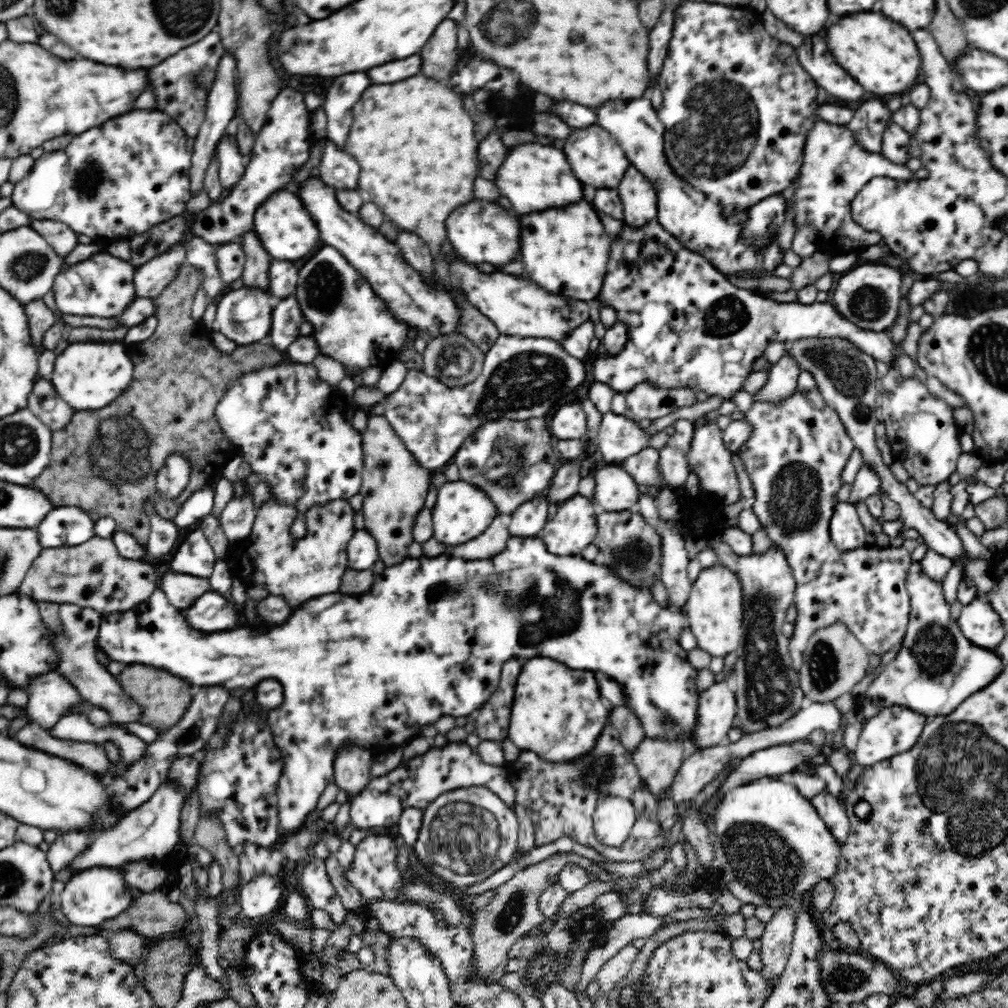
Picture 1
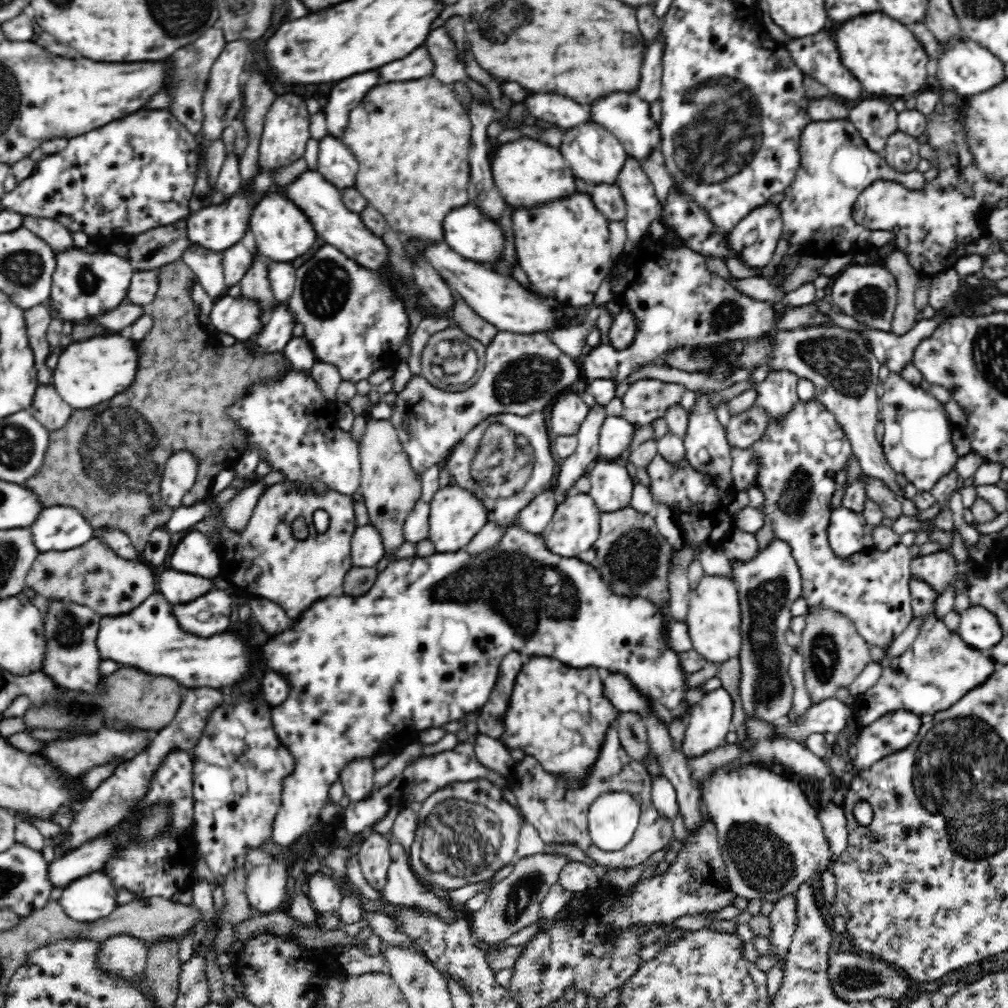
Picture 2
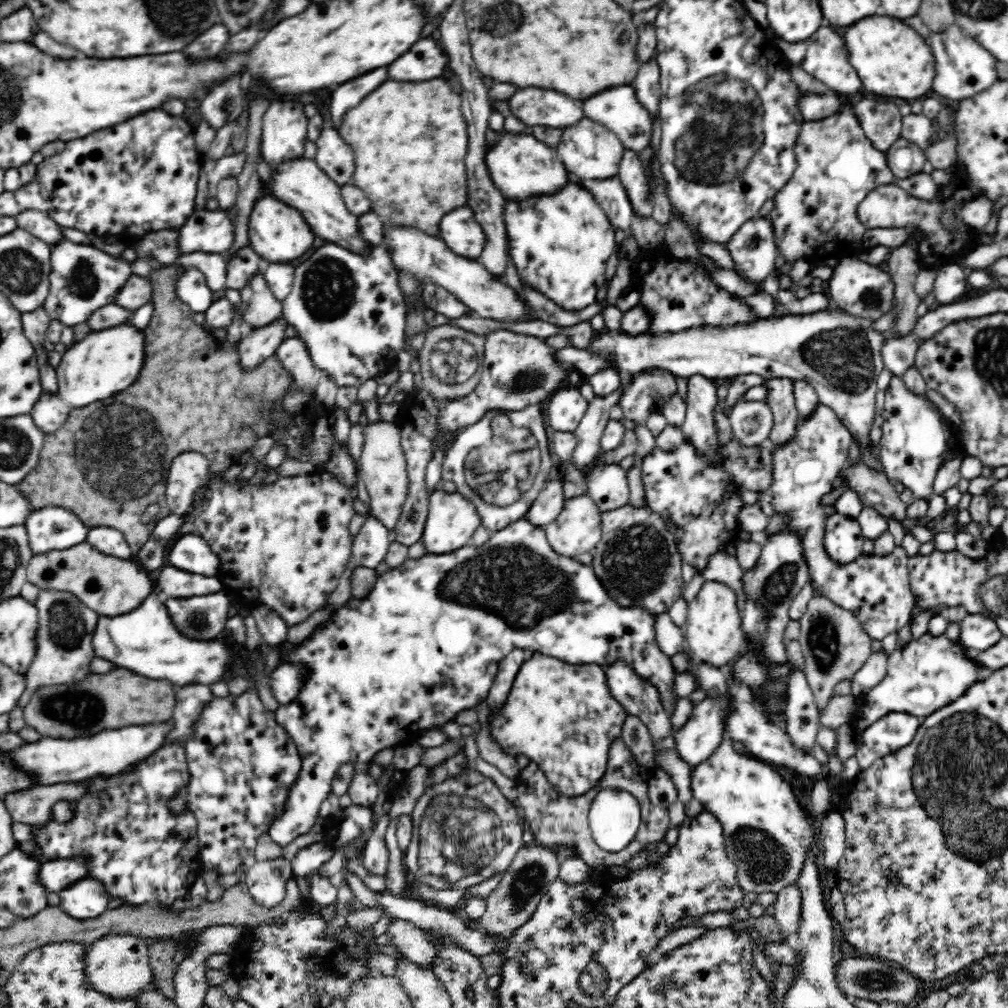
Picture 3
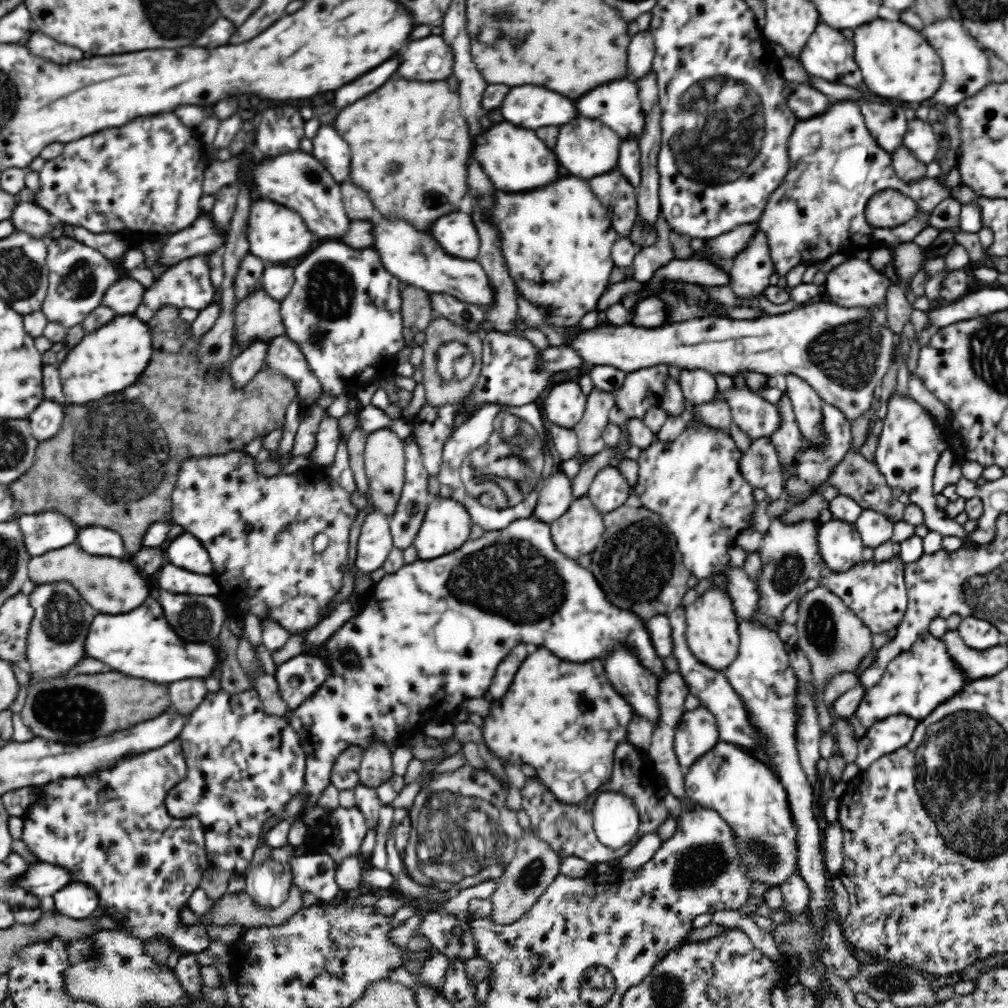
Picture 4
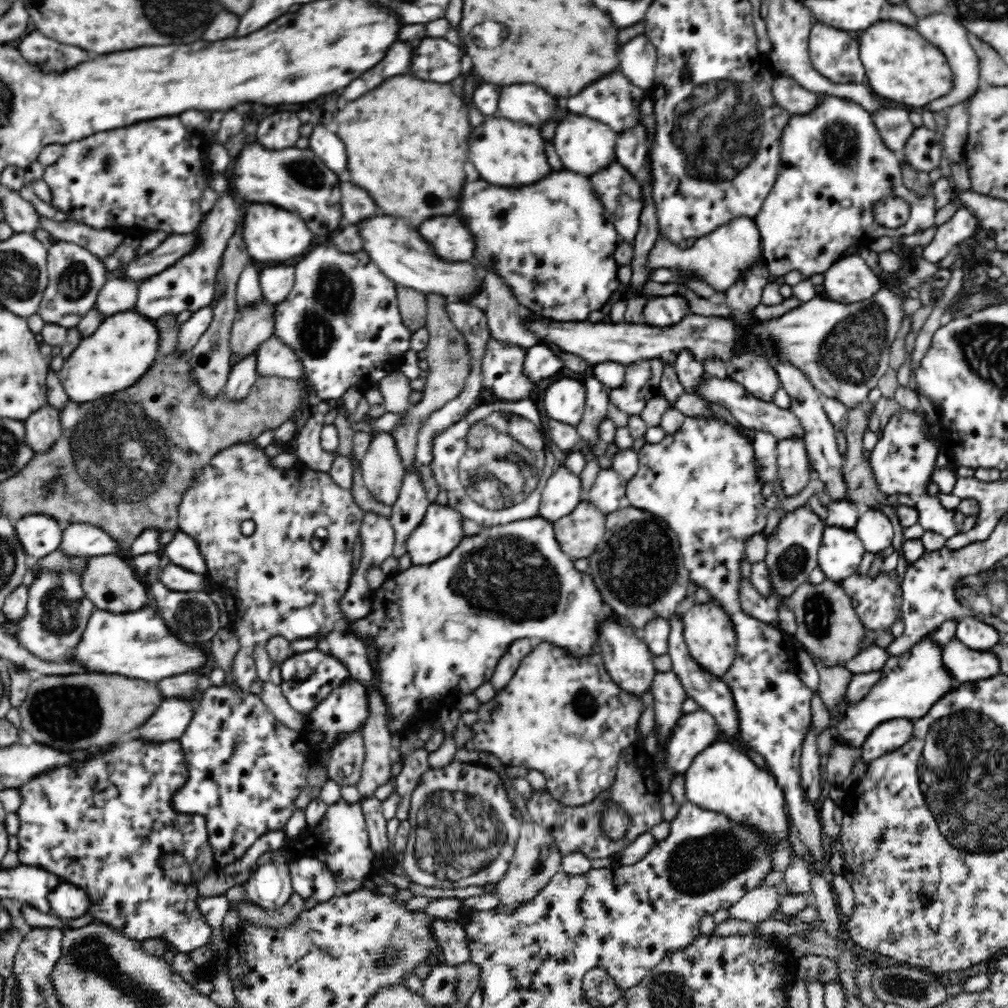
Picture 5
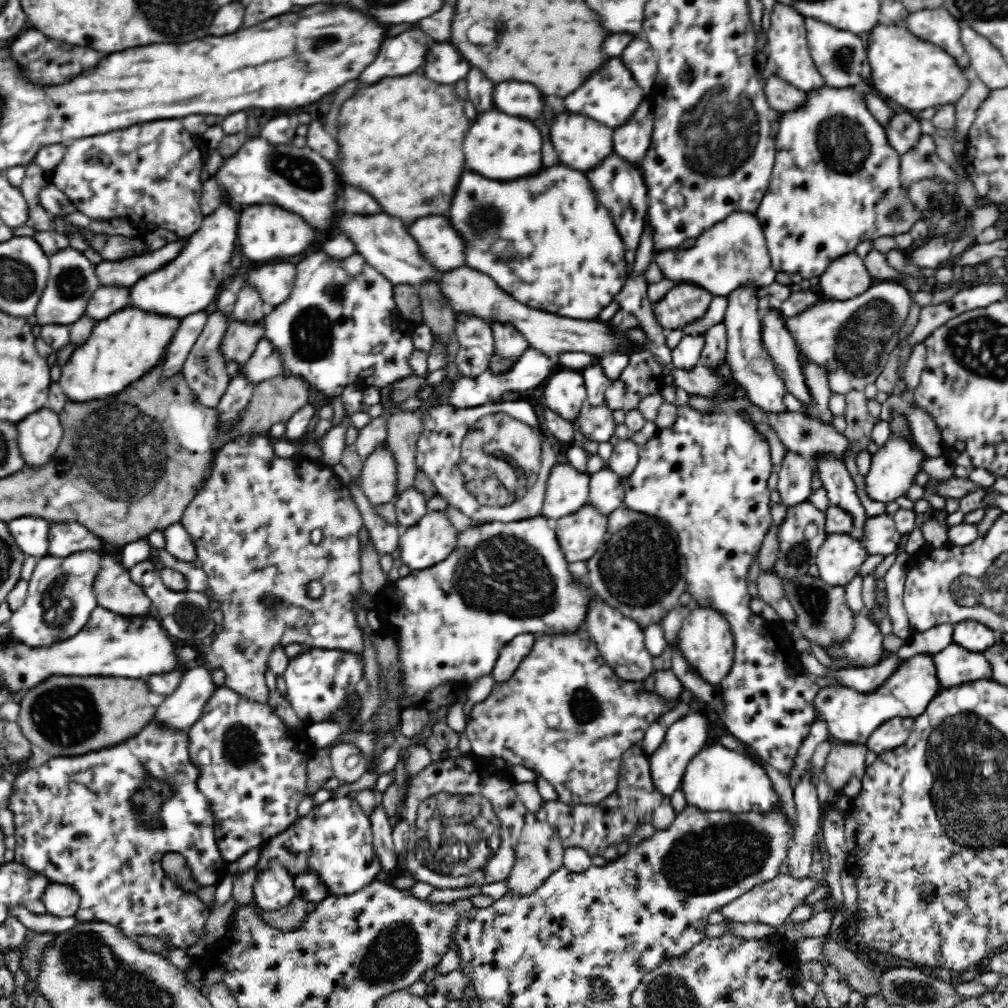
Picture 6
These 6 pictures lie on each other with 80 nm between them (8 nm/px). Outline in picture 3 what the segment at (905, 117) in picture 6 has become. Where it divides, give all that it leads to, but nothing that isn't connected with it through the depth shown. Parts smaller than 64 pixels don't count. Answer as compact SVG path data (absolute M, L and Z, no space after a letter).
M860 100L854 106L854 114L860 120L864 135L878 150L888 150L901 136L902 114L895 103Z

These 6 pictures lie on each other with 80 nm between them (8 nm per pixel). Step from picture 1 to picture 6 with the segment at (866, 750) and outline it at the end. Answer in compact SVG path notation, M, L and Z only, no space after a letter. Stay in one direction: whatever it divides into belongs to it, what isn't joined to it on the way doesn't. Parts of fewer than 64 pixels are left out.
M896 717L881 724L866 741L865 748L876 756L903 746L908 740L914 719Z

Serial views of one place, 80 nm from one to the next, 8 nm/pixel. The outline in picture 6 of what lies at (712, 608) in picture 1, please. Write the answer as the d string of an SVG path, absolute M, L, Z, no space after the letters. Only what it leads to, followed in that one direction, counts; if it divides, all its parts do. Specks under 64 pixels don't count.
M697 606L683 619L677 641L684 658L710 684L720 684L730 672L735 657L735 640L729 623L710 606Z

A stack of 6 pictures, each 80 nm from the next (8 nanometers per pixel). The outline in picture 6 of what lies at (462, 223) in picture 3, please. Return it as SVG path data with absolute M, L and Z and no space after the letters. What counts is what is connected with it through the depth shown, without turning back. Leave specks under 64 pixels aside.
M426 216L408 229L415 236L432 267L453 271L466 265L466 254L462 248L462 236L454 232L454 226L444 216Z

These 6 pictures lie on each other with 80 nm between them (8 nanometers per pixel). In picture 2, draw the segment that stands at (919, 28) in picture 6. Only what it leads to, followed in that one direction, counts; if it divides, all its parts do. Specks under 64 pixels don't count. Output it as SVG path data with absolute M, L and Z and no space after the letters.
M970 39L952 41L947 45L940 45L940 60L937 62L935 78L945 90L954 90L959 98L966 99L971 96L986 92L994 85L1002 84L1007 79L1004 71L1004 62L988 49L978 45Z

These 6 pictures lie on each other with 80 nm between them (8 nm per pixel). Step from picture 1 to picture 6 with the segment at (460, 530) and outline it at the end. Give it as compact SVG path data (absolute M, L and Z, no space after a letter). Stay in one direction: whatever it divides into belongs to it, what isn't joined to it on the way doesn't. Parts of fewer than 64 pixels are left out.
M444 510L428 511L418 524L399 536L402 562L411 570L424 570L442 562L456 548L458 533Z

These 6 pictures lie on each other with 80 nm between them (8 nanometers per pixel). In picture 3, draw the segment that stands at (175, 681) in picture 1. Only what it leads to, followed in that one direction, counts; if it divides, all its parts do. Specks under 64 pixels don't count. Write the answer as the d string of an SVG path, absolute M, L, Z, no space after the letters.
M124 668L106 674L92 673L79 683L38 688L23 708L24 720L50 738L92 736L104 729L158 724L173 718L176 690L169 680L154 680Z

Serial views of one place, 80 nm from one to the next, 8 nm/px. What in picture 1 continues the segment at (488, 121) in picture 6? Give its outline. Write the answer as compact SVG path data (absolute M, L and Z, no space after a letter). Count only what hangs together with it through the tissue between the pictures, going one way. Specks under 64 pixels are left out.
M537 142L510 148L496 176L496 186L512 202L512 210L520 216L568 206L584 198L582 184L572 174L566 154Z

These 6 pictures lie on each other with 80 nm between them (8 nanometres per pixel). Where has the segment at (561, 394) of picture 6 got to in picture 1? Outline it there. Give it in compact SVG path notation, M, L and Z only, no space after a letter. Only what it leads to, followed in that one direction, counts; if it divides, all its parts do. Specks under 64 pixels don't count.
M567 402L556 408L552 415L551 434L556 440L582 439L586 432L586 421L582 404Z

